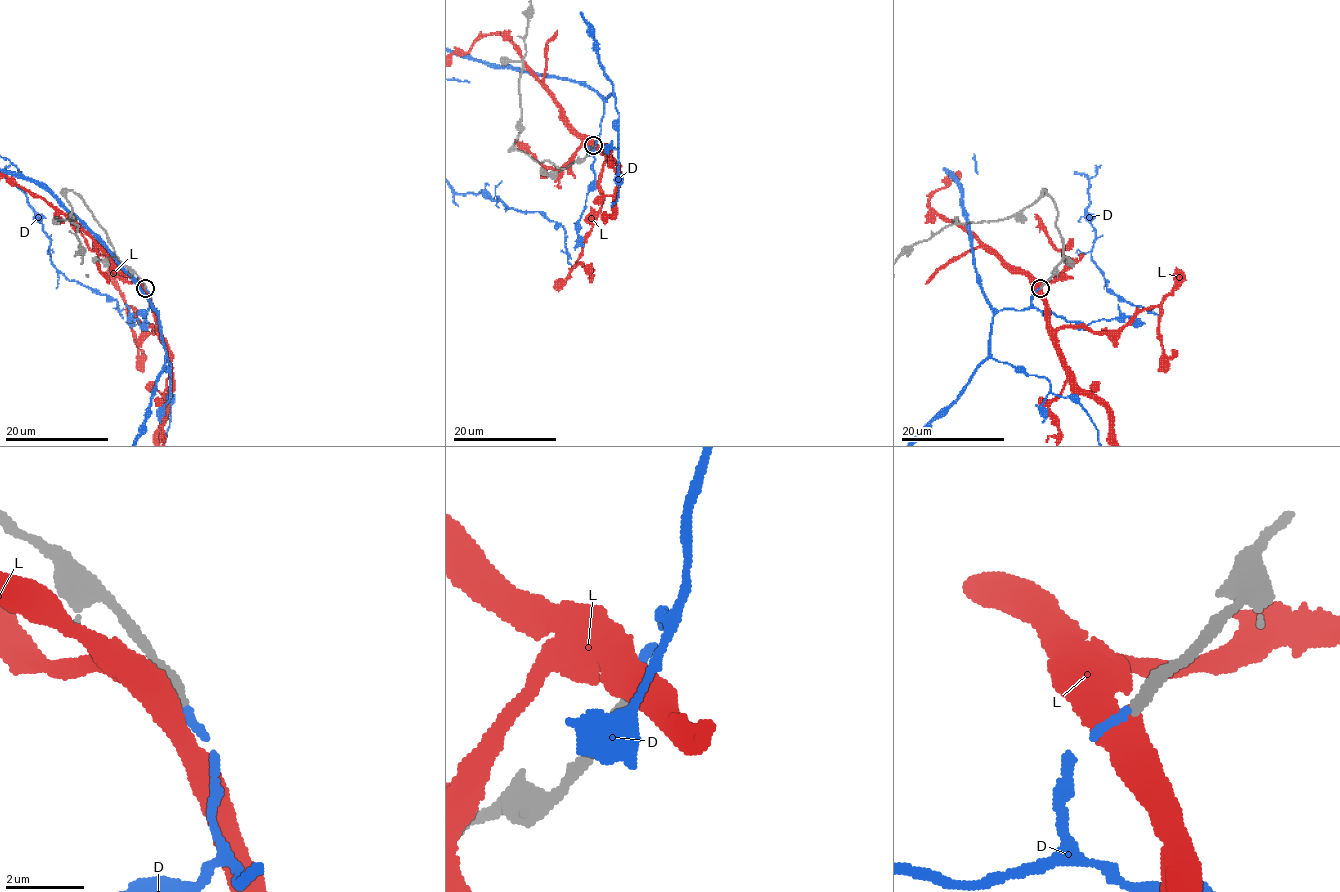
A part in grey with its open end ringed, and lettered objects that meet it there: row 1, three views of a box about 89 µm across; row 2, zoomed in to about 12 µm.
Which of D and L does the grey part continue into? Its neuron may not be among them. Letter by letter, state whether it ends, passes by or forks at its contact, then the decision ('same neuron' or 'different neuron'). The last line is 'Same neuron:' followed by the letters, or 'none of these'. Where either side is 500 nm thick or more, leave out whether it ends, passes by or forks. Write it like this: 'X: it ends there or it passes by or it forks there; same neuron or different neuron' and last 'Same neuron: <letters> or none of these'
D: it ends there; same neuron
L: it forks there; different neuron
Same neuron: D

